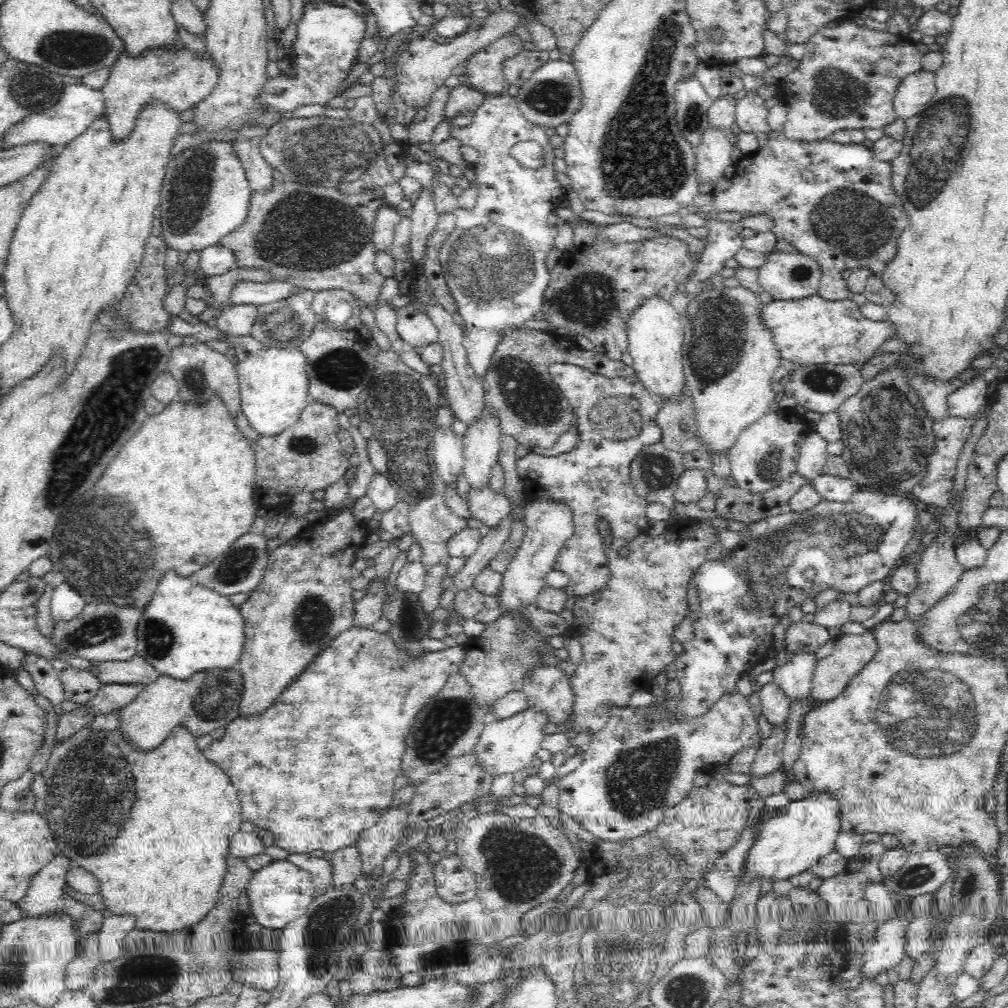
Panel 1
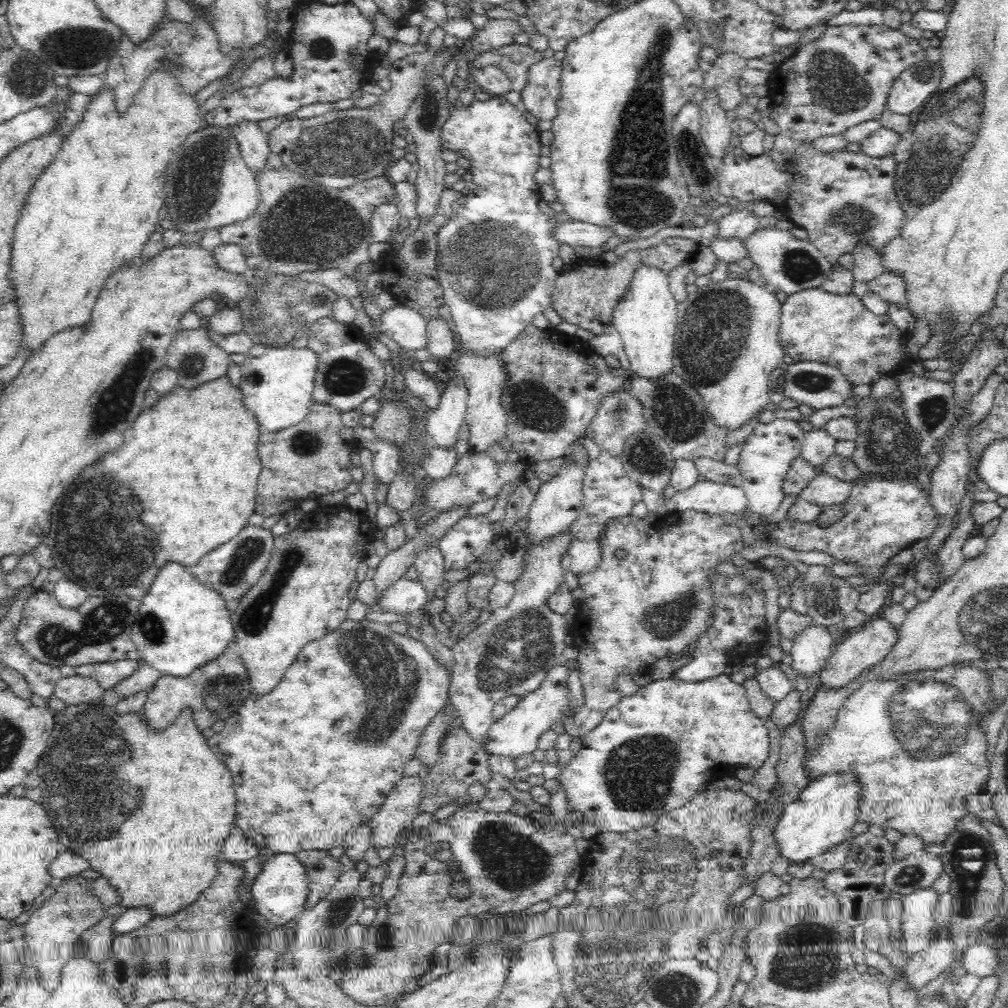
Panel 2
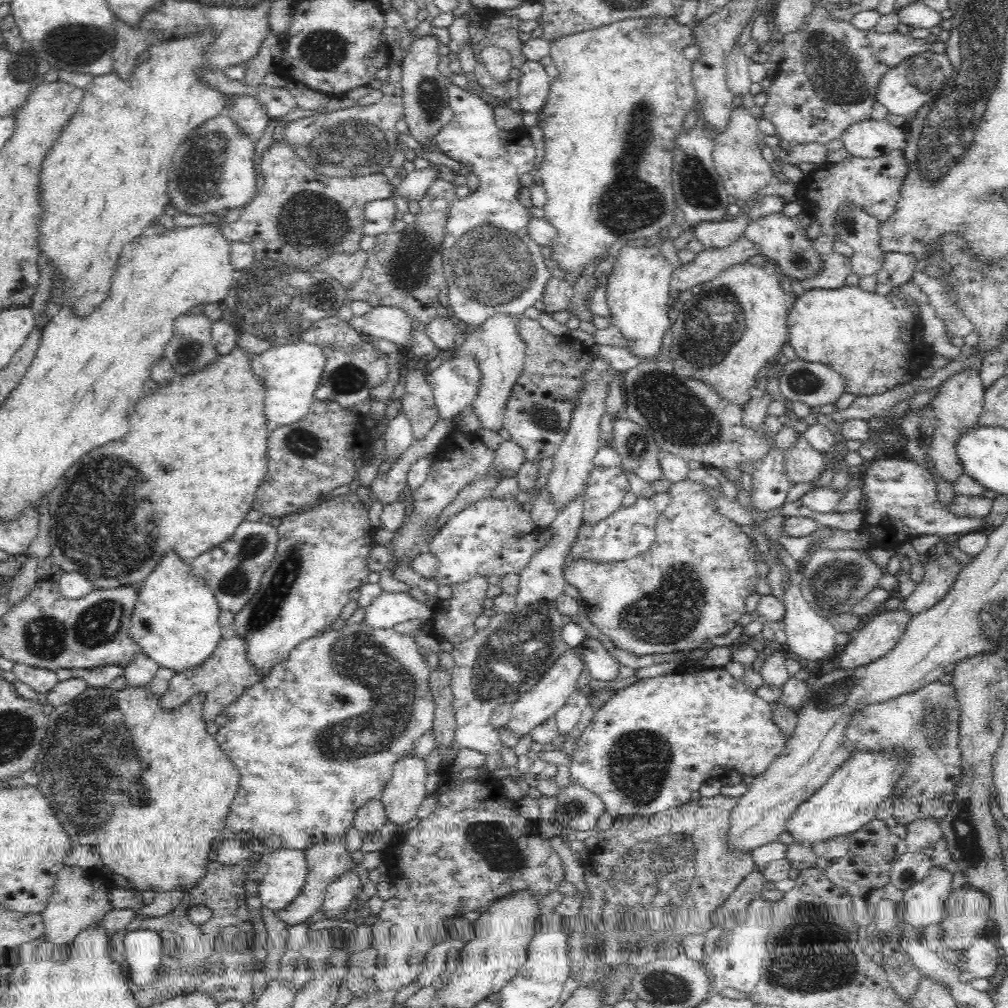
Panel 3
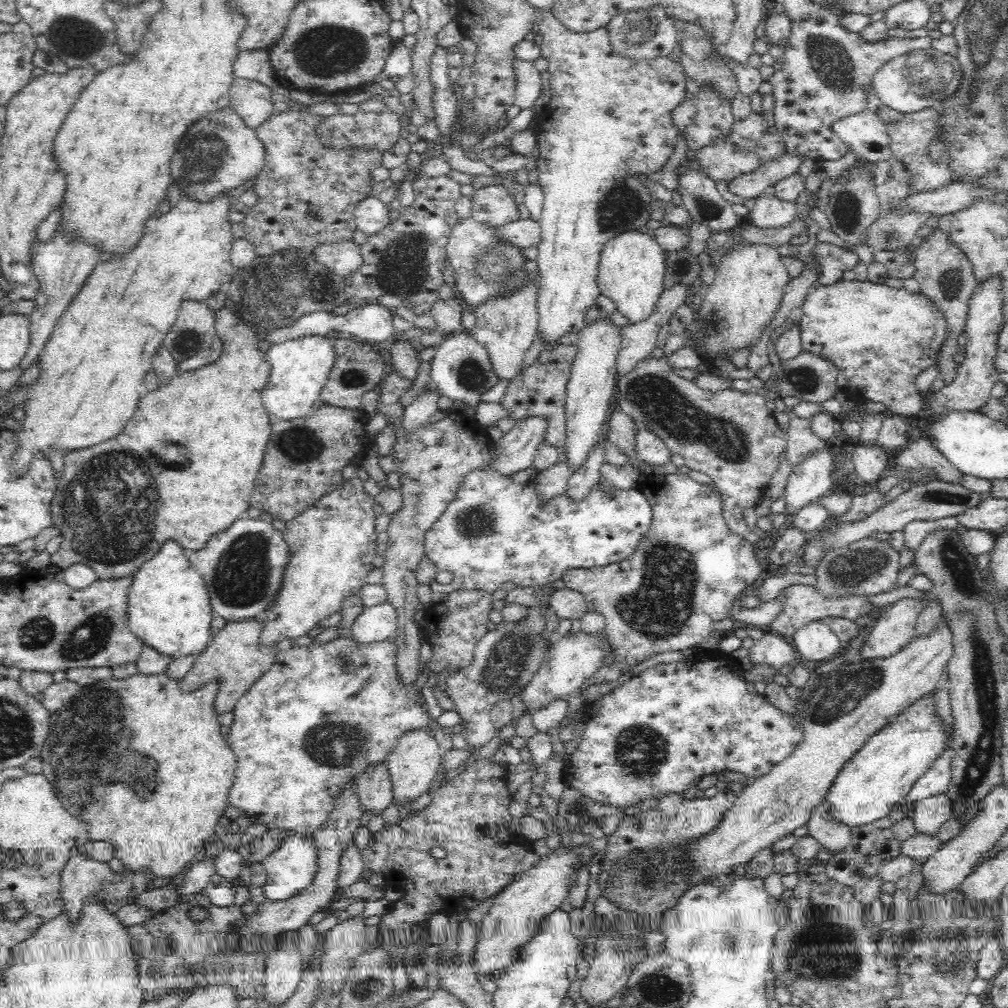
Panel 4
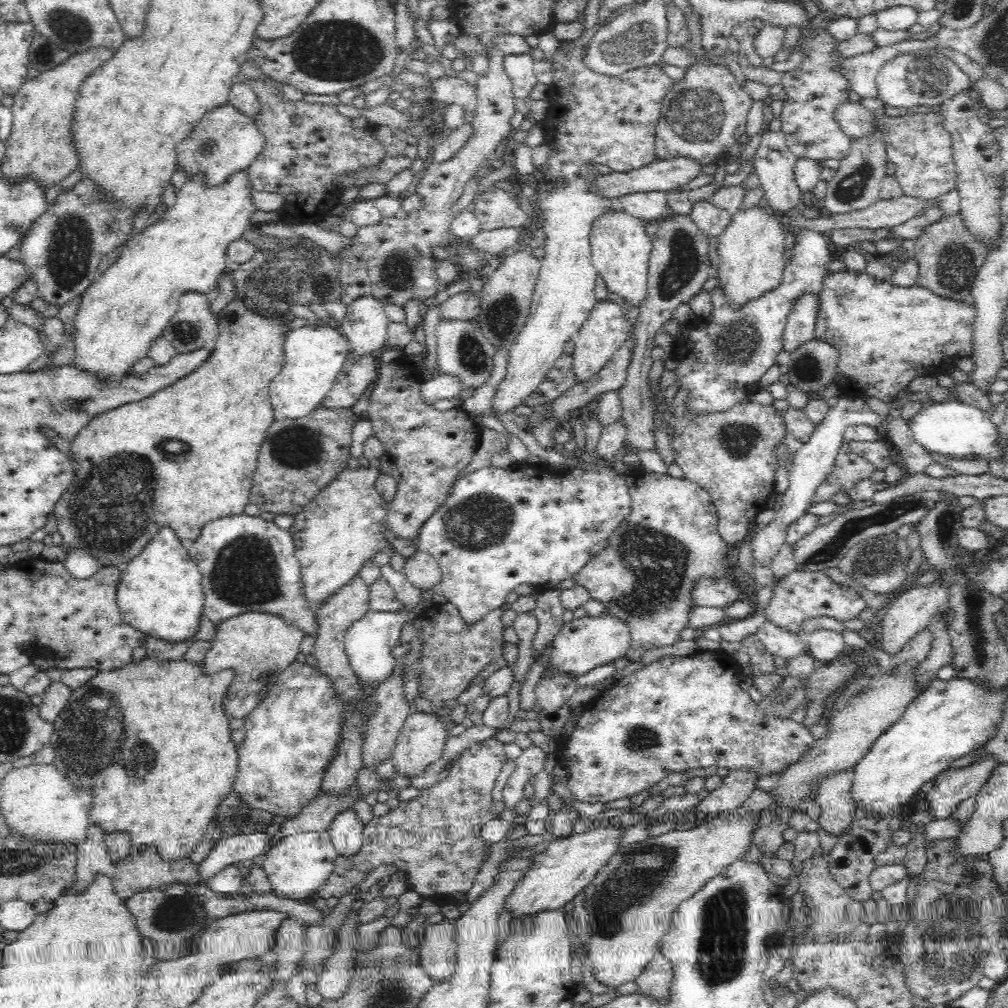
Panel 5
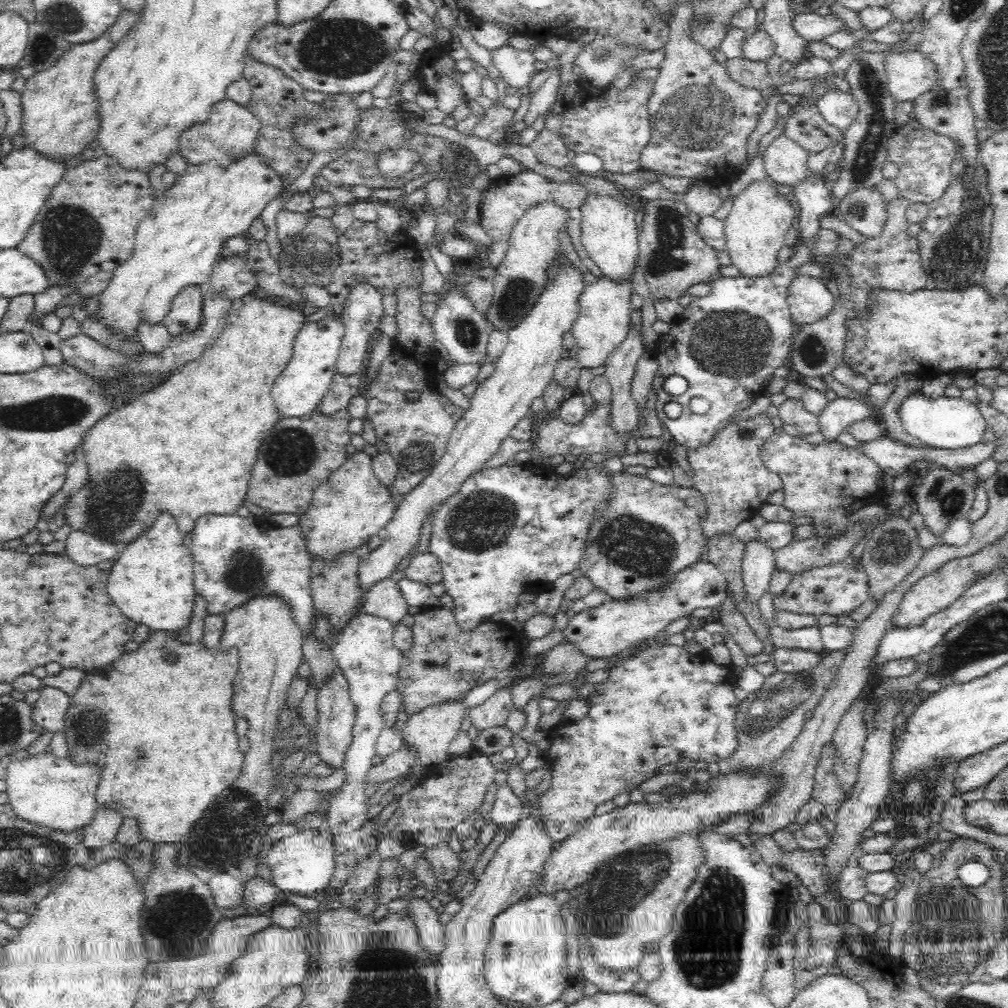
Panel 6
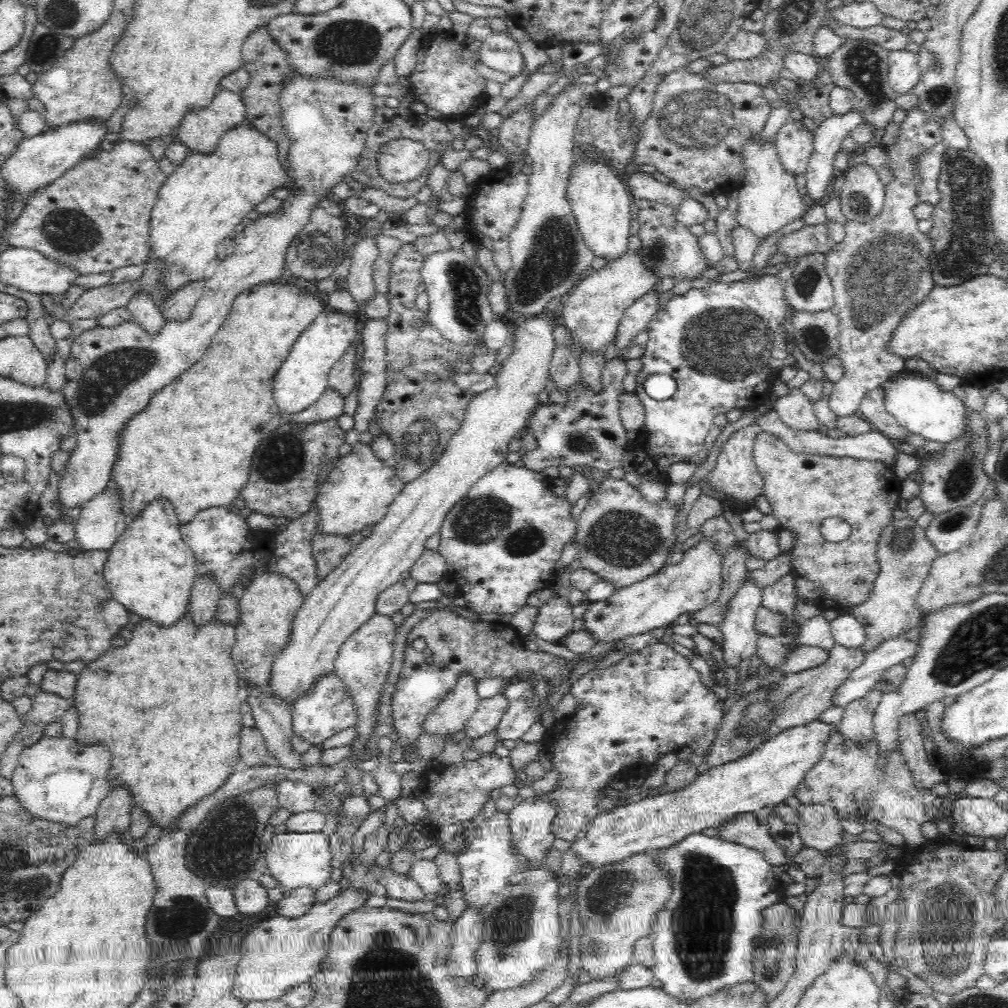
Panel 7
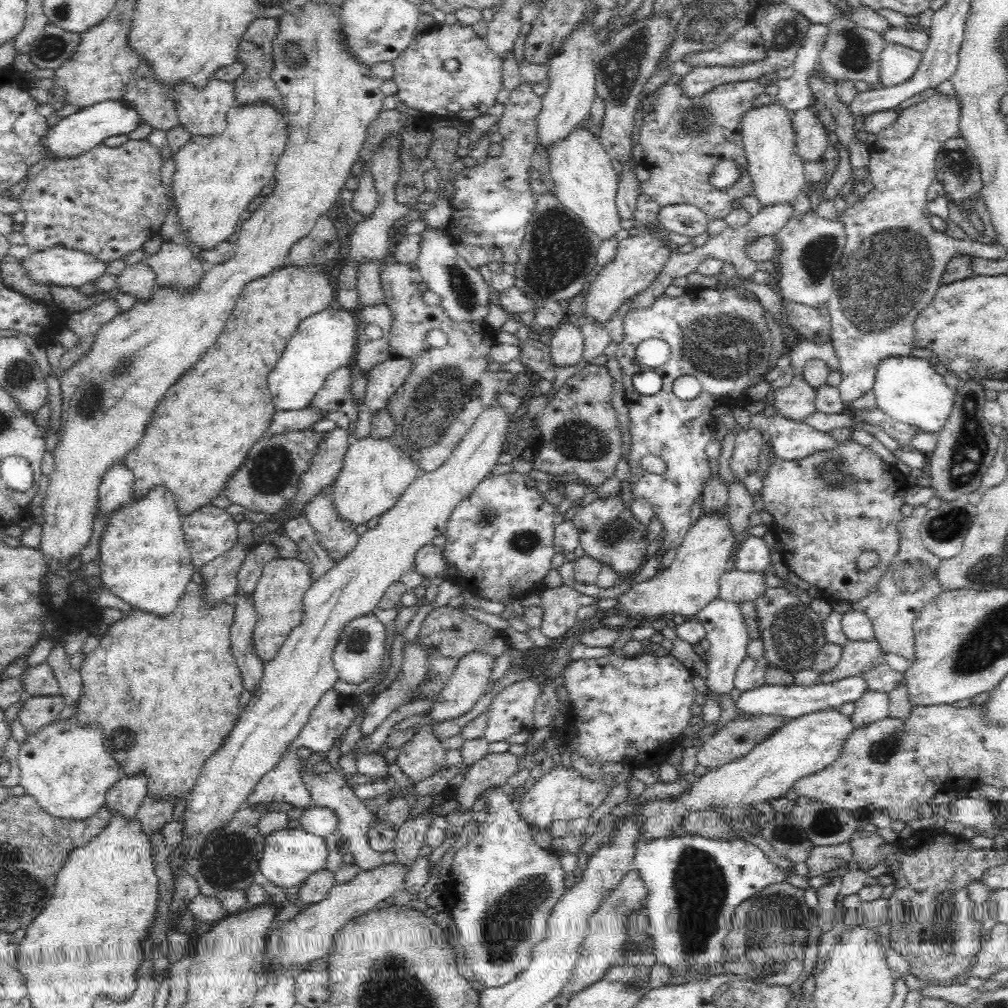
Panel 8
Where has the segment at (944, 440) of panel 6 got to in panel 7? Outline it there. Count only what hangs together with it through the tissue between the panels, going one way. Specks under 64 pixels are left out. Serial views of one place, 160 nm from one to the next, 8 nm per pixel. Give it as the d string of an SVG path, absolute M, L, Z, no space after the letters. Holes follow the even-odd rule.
M905 368L890 377L882 388L885 393L885 410L910 433L920 435L926 441L934 440L940 444L950 443L964 435L968 423L965 405L952 391L942 391L936 385L936 380L929 379L920 371Z

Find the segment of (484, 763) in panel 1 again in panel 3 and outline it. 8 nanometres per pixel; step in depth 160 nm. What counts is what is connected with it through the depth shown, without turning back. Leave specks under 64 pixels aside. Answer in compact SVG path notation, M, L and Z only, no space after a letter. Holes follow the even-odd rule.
M582 647L571 648L546 670L545 675L527 693L521 694L516 701L511 703L512 716L508 721L507 728L515 732L519 737L533 731L538 724L542 724L548 716L552 716L559 711L568 700L568 697L576 691L576 681L585 666L585 655Z

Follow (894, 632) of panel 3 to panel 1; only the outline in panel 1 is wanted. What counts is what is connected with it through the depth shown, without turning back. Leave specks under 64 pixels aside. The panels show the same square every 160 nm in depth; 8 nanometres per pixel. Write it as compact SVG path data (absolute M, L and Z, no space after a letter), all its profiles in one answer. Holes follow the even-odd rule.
M869 630L865 634L835 635L833 652L818 660L811 680L811 698L815 702L825 703L840 696L855 673L859 673L878 652L878 643L875 641L875 632Z

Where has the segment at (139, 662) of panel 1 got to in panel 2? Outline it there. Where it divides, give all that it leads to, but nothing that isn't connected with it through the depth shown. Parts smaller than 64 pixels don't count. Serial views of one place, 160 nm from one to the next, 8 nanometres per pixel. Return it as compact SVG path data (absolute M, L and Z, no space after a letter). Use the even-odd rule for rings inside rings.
M121 660L109 663L76 666L76 675L93 678L103 689L113 688L138 668L138 661Z

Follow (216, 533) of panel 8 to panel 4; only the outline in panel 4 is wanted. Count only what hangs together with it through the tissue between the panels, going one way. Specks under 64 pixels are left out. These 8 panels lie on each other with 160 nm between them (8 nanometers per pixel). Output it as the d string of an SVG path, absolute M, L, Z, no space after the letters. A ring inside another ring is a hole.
M246 516L234 520L225 531L210 536L204 548L186 553L204 580L213 615L225 621L258 617L274 604L290 555L281 528Z

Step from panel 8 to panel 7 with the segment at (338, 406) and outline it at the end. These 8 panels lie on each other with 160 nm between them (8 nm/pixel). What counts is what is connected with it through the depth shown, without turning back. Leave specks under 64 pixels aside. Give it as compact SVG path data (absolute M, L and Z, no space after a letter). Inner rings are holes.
M352 345L342 356L342 359L332 367L327 379L327 387L340 393L342 399L345 400L357 388L357 372L355 346Z

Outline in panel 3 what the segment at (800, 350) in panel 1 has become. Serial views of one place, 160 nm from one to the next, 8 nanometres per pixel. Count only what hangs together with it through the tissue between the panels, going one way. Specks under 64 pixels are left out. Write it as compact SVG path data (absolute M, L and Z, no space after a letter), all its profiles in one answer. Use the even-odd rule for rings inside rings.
M844 284L835 289L807 290L795 300L787 318L790 347L795 350L798 359L818 362L838 372L844 382L844 393L855 397L886 394L908 384L906 376L920 370L920 366L909 366L910 364L922 364L912 362L915 350L920 350L922 346L922 334L920 337L920 330L914 326L917 312L909 303L900 294L893 295L890 291L882 295L876 291L868 292L858 285Z

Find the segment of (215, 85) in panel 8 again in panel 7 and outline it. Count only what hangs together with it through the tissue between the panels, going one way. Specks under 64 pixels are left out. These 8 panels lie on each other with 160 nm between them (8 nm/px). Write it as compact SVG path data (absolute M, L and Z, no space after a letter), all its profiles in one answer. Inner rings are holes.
M219 88L206 108L194 107L193 110L186 112L185 116L182 116L181 123L176 127L178 141L187 146L190 151L202 154L214 153L220 144L222 135L230 128L244 122L246 122L245 104L242 102L240 94Z

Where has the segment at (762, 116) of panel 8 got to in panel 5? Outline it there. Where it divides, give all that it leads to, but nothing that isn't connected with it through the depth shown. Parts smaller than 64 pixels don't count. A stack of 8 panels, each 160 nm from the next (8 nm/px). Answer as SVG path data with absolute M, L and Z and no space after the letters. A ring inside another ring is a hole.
M754 205L738 208L730 214L730 220L719 238L717 252L720 265L716 268L719 285L731 306L744 307L750 300L758 299L781 283L782 272L787 264L783 256L785 215L772 214L767 207Z

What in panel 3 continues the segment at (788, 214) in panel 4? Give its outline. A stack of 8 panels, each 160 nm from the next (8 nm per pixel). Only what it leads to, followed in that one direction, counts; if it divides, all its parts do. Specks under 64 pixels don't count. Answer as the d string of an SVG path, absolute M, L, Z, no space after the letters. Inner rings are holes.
M782 210L764 214L758 220L749 220L746 226L745 235L758 245L759 256L762 260L774 260L778 264L777 270L782 276L791 278L791 280L804 280L814 276L822 268L820 255L812 248L813 241L804 237L800 233L800 226L785 215Z

